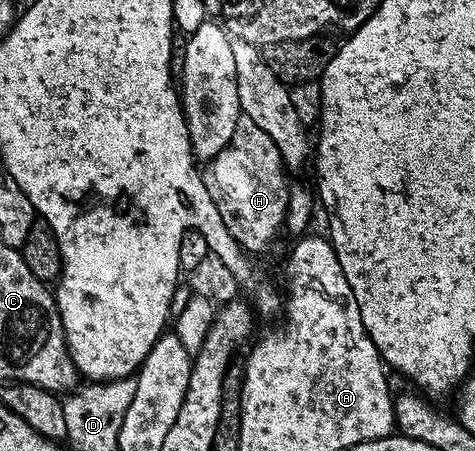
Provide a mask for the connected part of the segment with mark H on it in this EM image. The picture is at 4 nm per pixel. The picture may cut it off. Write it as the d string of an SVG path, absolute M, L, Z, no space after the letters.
M242 114L237 119L235 134L231 134L231 142L223 151L211 161L213 173L207 176L209 193L215 203L219 214L223 218L223 228L229 231L229 235L237 239L238 244L250 254L261 252L283 228L285 218L285 201L287 193L291 187L291 181L288 180L287 169L281 161L281 155L277 152L275 142L271 140L270 135L264 132L251 118Z

